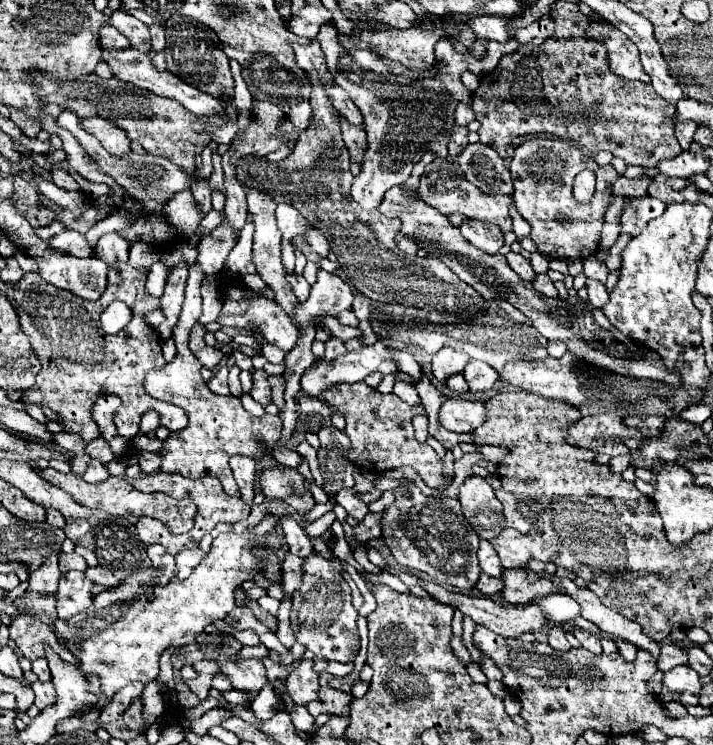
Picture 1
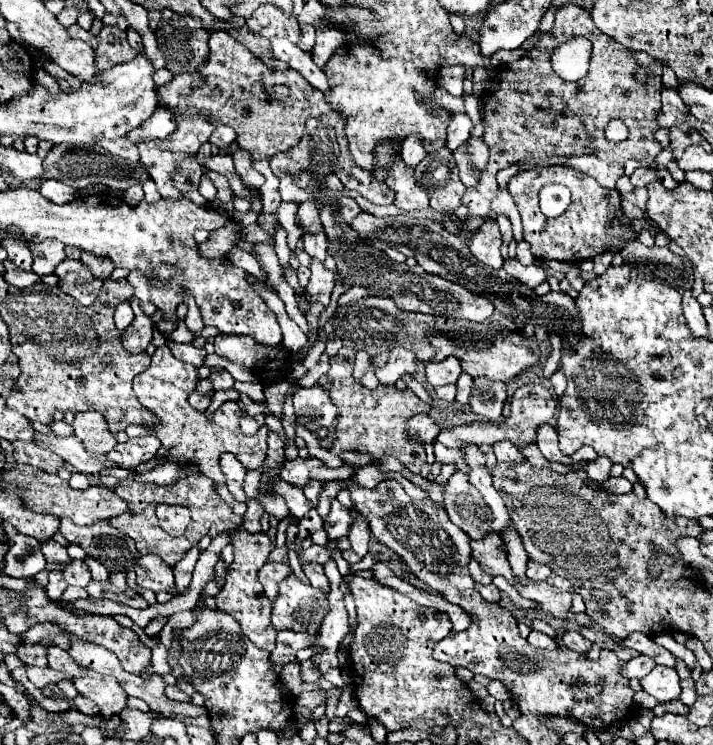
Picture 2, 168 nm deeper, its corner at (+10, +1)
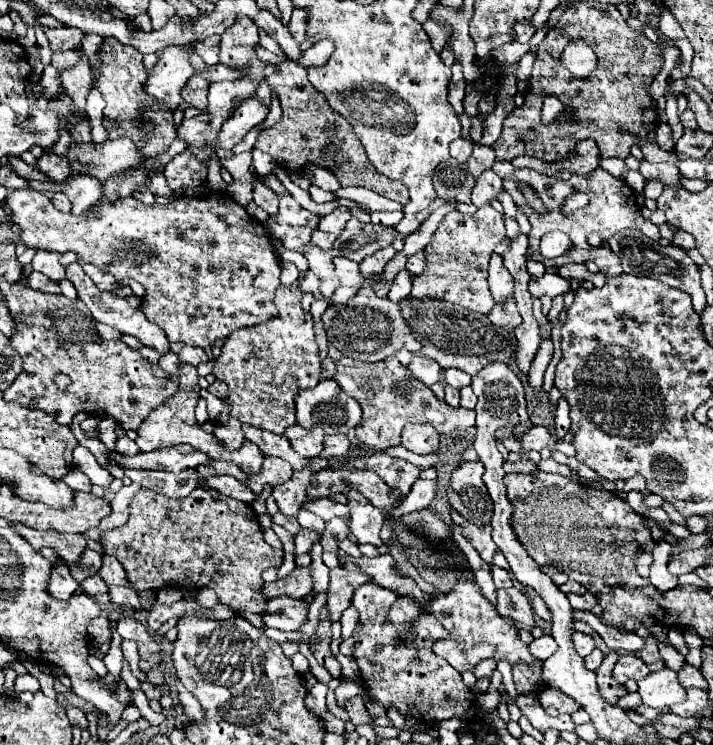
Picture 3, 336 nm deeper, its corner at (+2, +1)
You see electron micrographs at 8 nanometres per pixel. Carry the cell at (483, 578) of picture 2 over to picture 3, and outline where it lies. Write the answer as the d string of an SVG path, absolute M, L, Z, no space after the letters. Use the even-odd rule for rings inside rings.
M492 567L492 577L494 577L494 583L498 589L502 587L512 587L514 581L510 579L510 573L506 569L500 569L500 567Z

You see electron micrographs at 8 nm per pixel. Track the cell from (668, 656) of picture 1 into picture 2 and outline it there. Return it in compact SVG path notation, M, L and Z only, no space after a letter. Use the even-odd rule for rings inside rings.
M638 655L636 659L630 659L630 661L622 667L622 675L628 677L628 679L632 679L632 677L642 679L642 677L646 677L654 667L656 667L656 663L654 663L652 657L648 657L648 655Z

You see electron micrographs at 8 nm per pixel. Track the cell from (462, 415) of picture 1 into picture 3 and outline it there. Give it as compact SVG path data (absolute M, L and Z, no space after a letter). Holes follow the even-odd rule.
M410 423L402 431L402 443L400 445L412 453L428 455L428 453L438 451L438 443L440 443L440 435L436 433L436 429L432 425Z

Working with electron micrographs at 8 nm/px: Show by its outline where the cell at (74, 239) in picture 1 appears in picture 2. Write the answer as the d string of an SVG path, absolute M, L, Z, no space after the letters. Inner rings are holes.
M46 239L44 243L36 243L30 247L30 251L34 257L32 271L38 275L50 275L56 269L56 265L66 259L64 245L56 243L54 239Z

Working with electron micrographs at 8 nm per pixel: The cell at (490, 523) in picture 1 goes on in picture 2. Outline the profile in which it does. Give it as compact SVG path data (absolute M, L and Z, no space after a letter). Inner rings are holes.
M456 471L444 485L444 507L454 525L470 539L484 539L490 533L492 513L482 495L470 485L468 475Z

